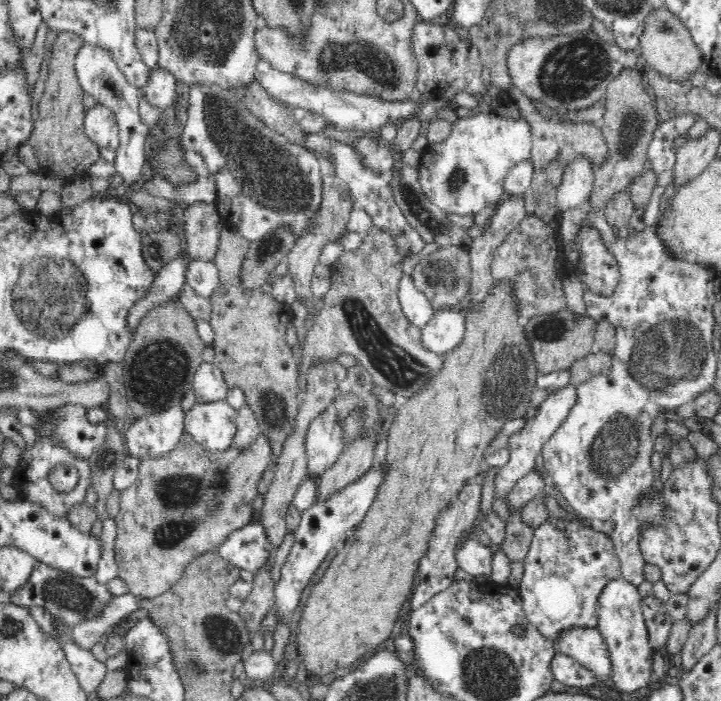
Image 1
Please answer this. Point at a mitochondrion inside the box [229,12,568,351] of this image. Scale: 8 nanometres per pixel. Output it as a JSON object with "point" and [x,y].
{"point":[379,65]}

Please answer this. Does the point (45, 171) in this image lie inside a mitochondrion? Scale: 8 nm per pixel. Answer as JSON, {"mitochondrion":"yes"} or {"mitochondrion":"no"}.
{"mitochondrion":"no"}

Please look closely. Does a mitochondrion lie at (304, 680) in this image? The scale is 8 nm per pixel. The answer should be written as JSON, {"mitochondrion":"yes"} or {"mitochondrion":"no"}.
{"mitochondrion":"no"}

